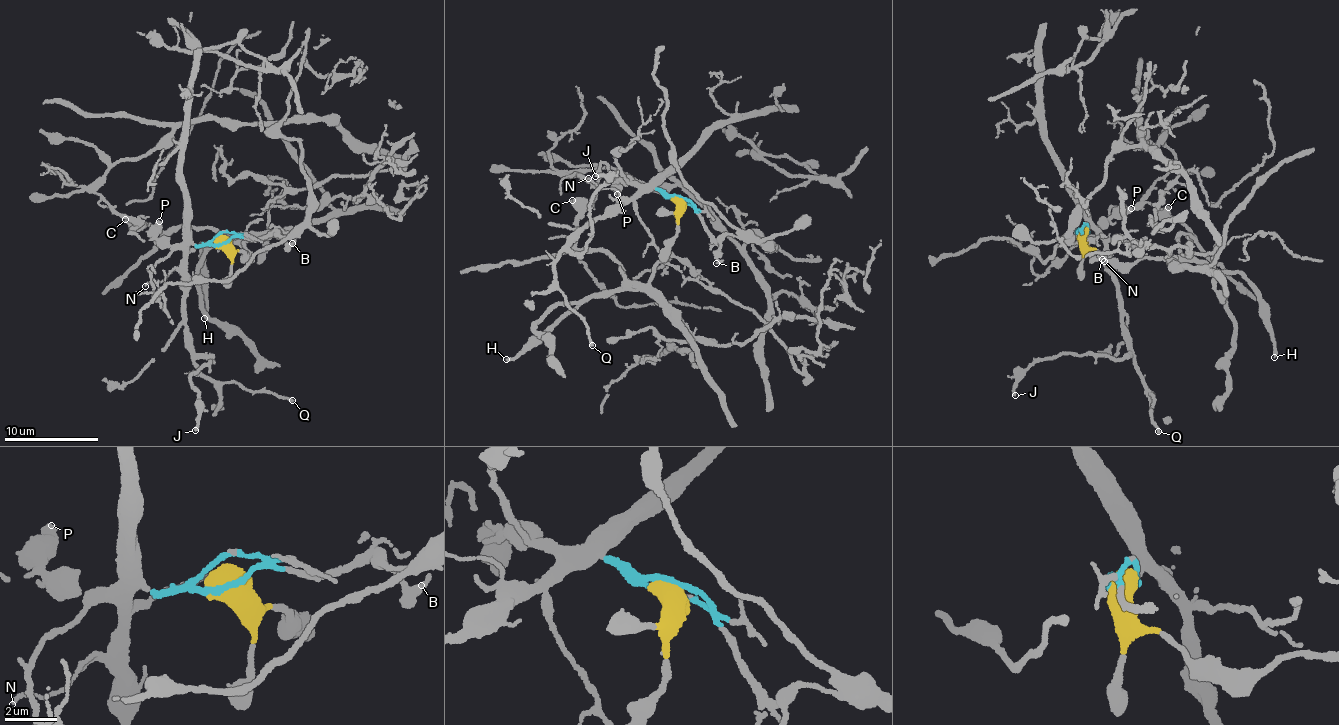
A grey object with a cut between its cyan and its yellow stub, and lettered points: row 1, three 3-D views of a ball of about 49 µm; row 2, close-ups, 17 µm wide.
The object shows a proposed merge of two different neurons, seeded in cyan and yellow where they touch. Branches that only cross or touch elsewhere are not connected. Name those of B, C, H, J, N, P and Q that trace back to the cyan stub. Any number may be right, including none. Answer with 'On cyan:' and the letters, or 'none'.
On cyan: B, J, N, P, Q

